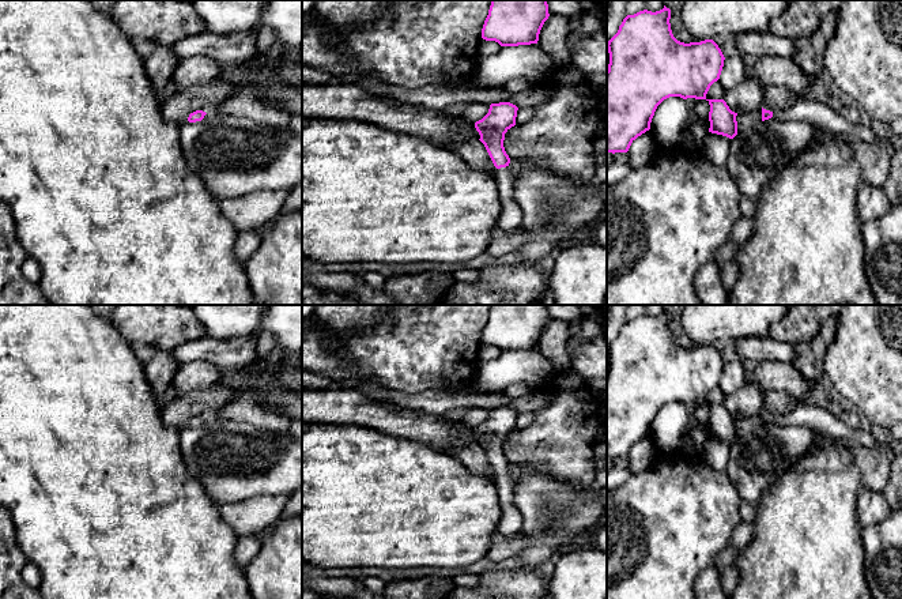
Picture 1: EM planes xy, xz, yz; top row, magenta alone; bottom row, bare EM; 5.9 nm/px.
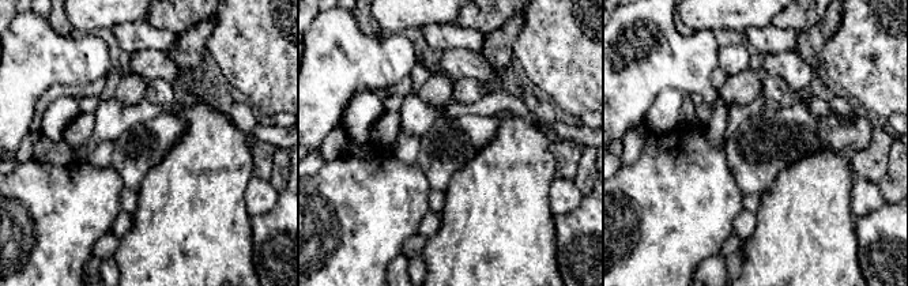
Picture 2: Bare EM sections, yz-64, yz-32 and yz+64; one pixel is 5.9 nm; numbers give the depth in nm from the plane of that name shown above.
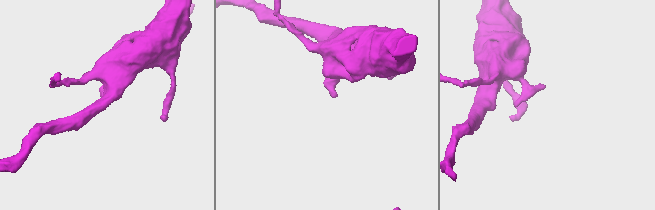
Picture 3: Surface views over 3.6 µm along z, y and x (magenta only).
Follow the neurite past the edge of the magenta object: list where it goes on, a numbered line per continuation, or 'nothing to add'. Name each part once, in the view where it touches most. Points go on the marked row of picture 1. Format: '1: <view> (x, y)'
1: xz (510, 218)

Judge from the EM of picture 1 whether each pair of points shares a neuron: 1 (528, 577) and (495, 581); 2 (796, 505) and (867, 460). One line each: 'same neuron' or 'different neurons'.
1: same neuron
2: different neurons

